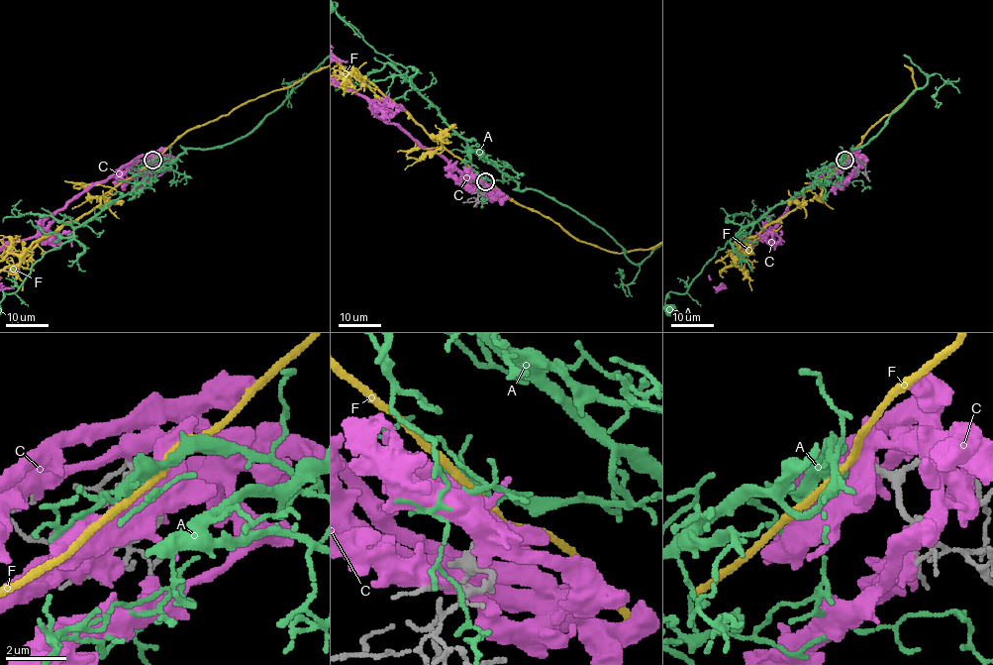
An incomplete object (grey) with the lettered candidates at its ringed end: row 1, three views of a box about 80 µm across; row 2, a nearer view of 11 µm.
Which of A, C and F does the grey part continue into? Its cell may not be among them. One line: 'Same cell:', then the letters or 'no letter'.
Same cell: A

